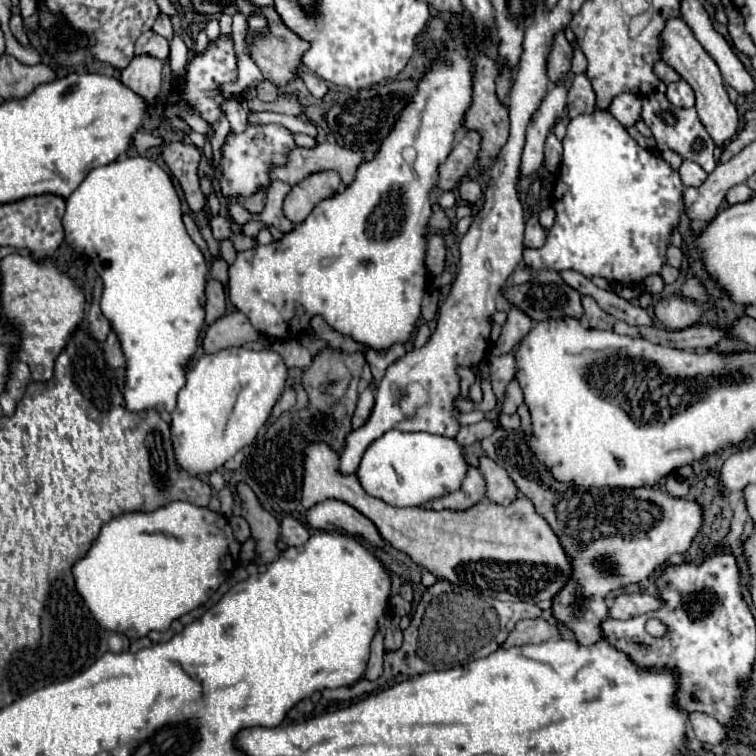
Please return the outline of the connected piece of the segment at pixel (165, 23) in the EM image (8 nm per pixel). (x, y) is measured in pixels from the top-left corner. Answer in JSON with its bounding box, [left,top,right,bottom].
[153,14,173,40]

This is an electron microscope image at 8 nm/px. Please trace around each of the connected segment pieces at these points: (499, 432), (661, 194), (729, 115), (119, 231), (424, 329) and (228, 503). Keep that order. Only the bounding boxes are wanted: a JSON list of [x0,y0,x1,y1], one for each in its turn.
[[481,428,701,646],[523,110,683,282],[663,18,739,146],[63,156,207,412],[413,324,431,348],[219,486,233,518]]

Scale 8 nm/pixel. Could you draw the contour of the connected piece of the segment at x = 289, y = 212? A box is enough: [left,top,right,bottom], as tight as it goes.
[283,170,343,224]

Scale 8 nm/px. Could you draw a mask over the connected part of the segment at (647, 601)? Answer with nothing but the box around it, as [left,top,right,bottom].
[609,590,661,620]

